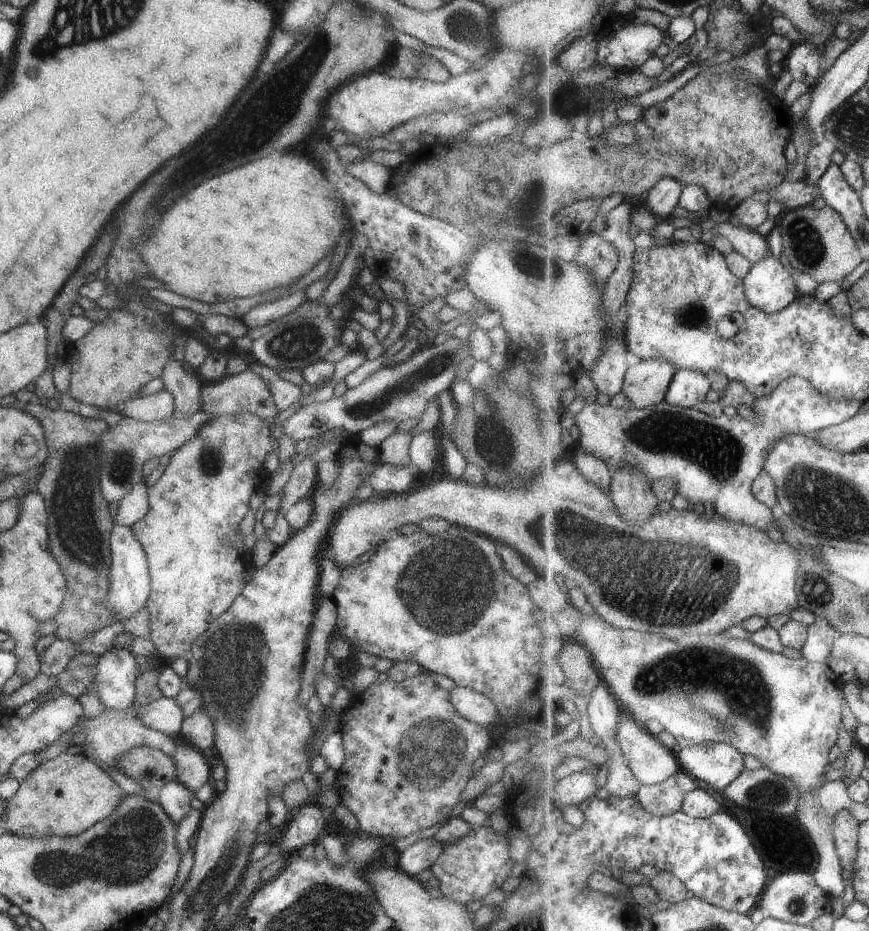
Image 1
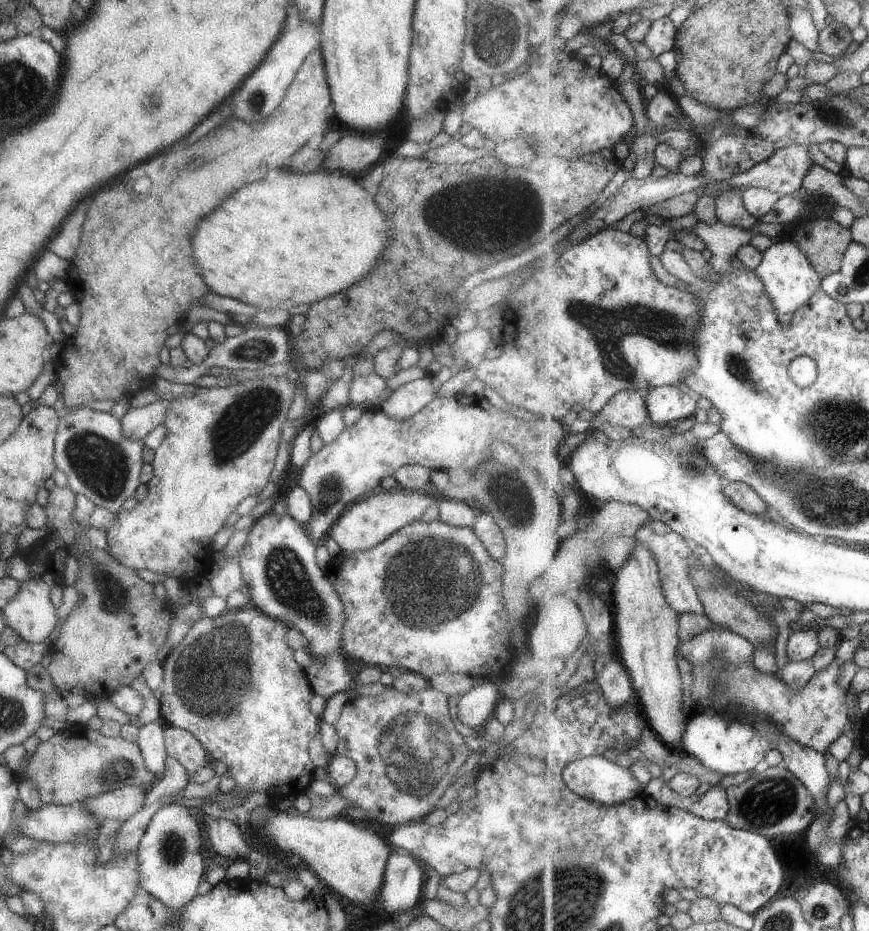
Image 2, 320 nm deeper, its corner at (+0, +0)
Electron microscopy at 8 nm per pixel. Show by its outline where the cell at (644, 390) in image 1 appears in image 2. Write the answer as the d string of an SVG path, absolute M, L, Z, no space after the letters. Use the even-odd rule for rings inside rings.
M632 390L618 392L605 408L593 417L588 429L599 430L604 423L627 430L652 424L646 408L645 393Z

